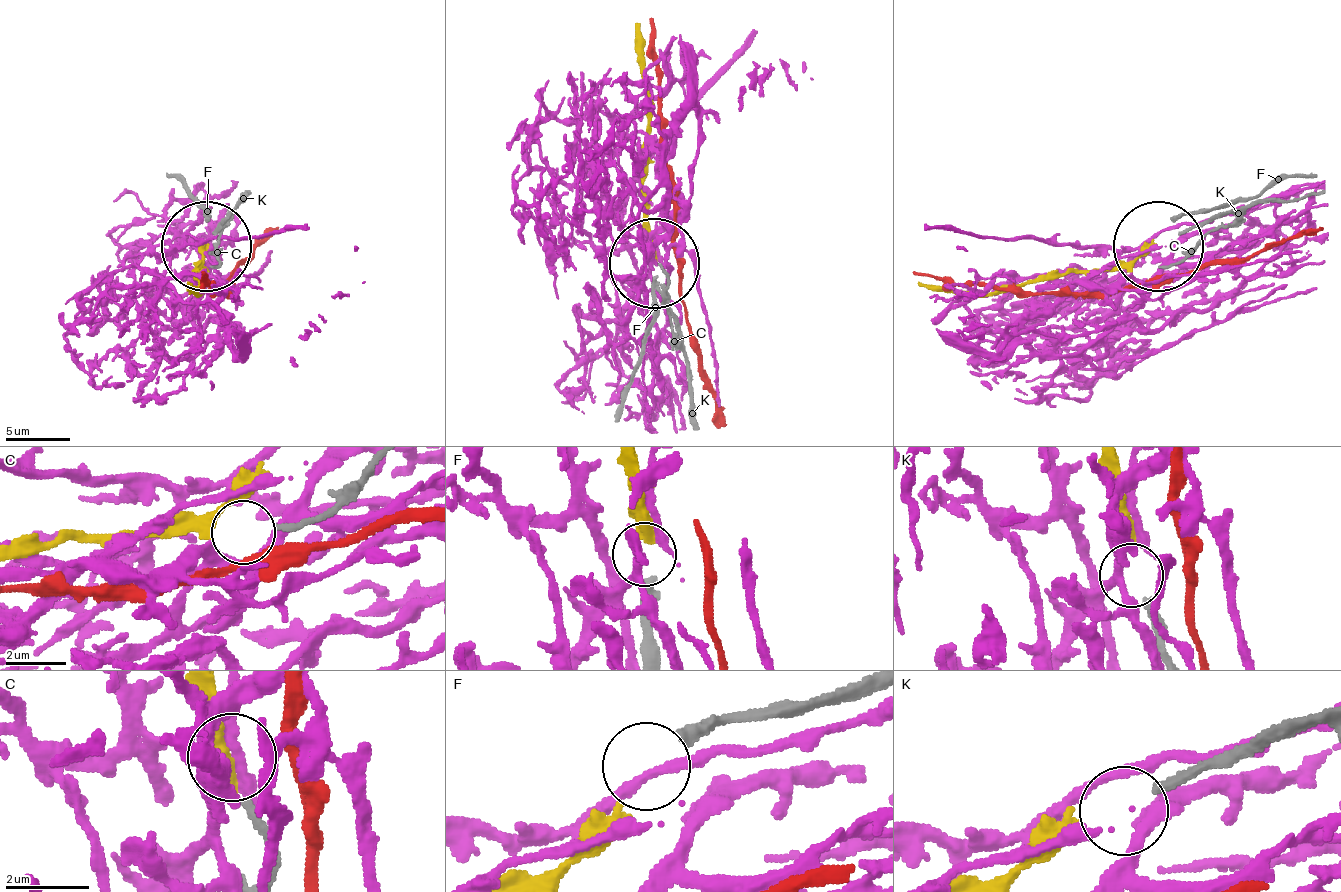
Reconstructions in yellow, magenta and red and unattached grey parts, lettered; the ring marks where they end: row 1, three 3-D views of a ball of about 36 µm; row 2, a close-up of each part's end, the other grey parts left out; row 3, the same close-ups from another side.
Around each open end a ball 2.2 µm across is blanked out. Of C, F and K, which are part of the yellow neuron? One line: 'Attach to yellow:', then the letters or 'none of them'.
Attach to yellow: K

